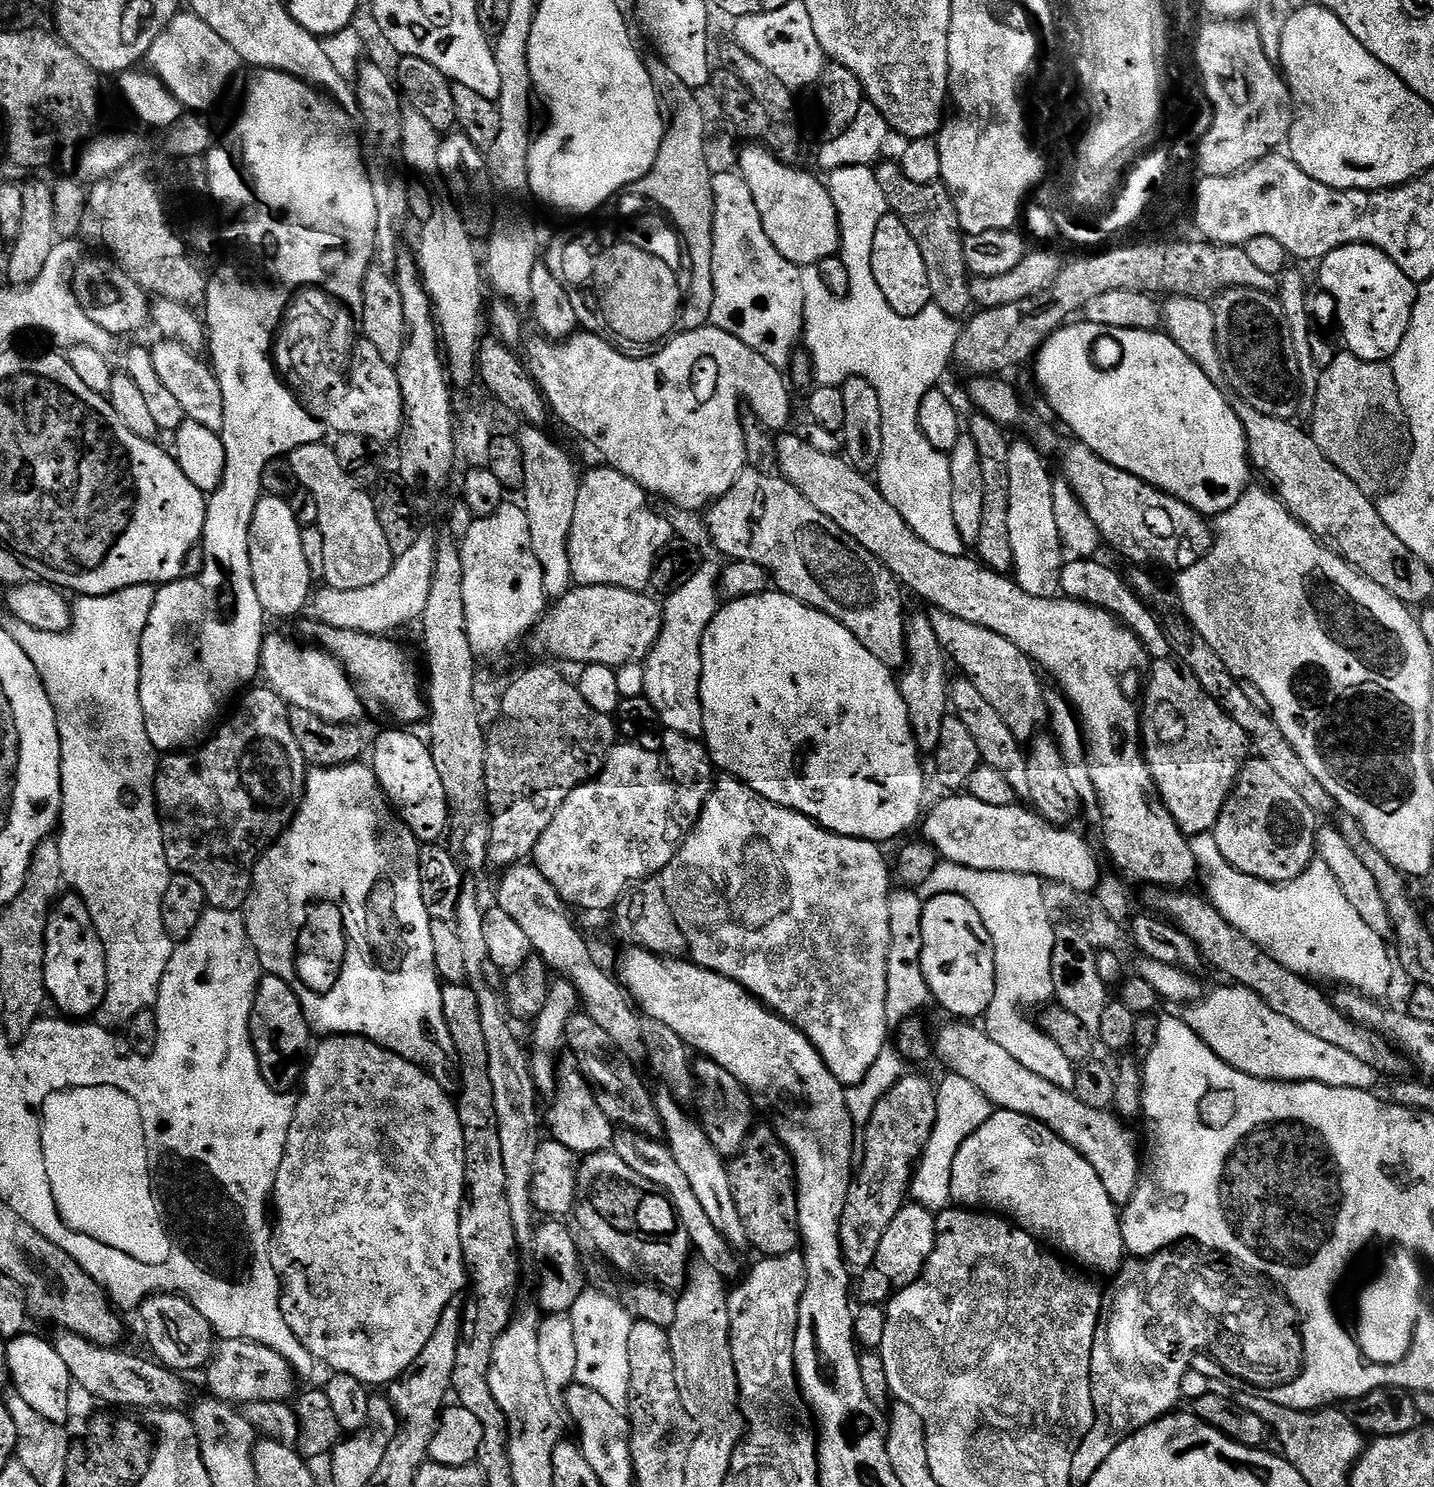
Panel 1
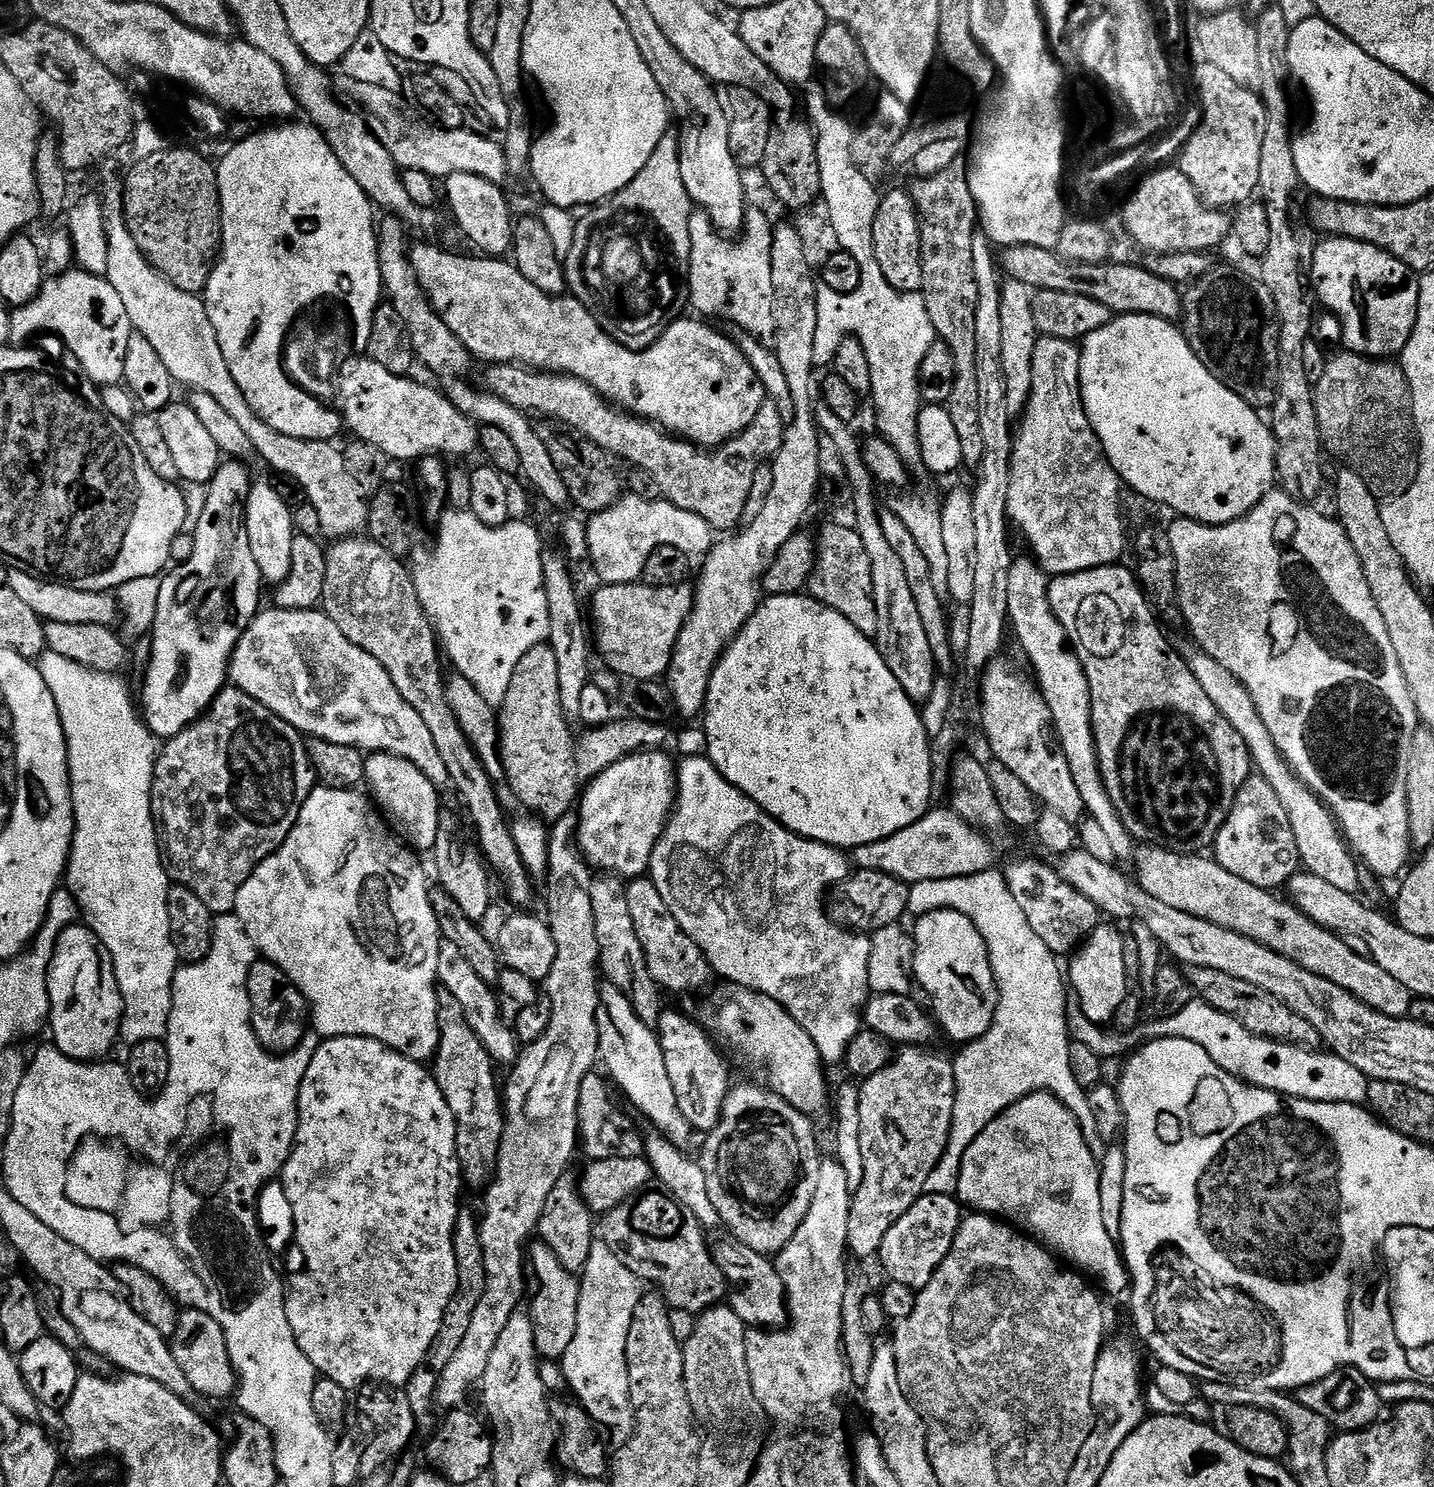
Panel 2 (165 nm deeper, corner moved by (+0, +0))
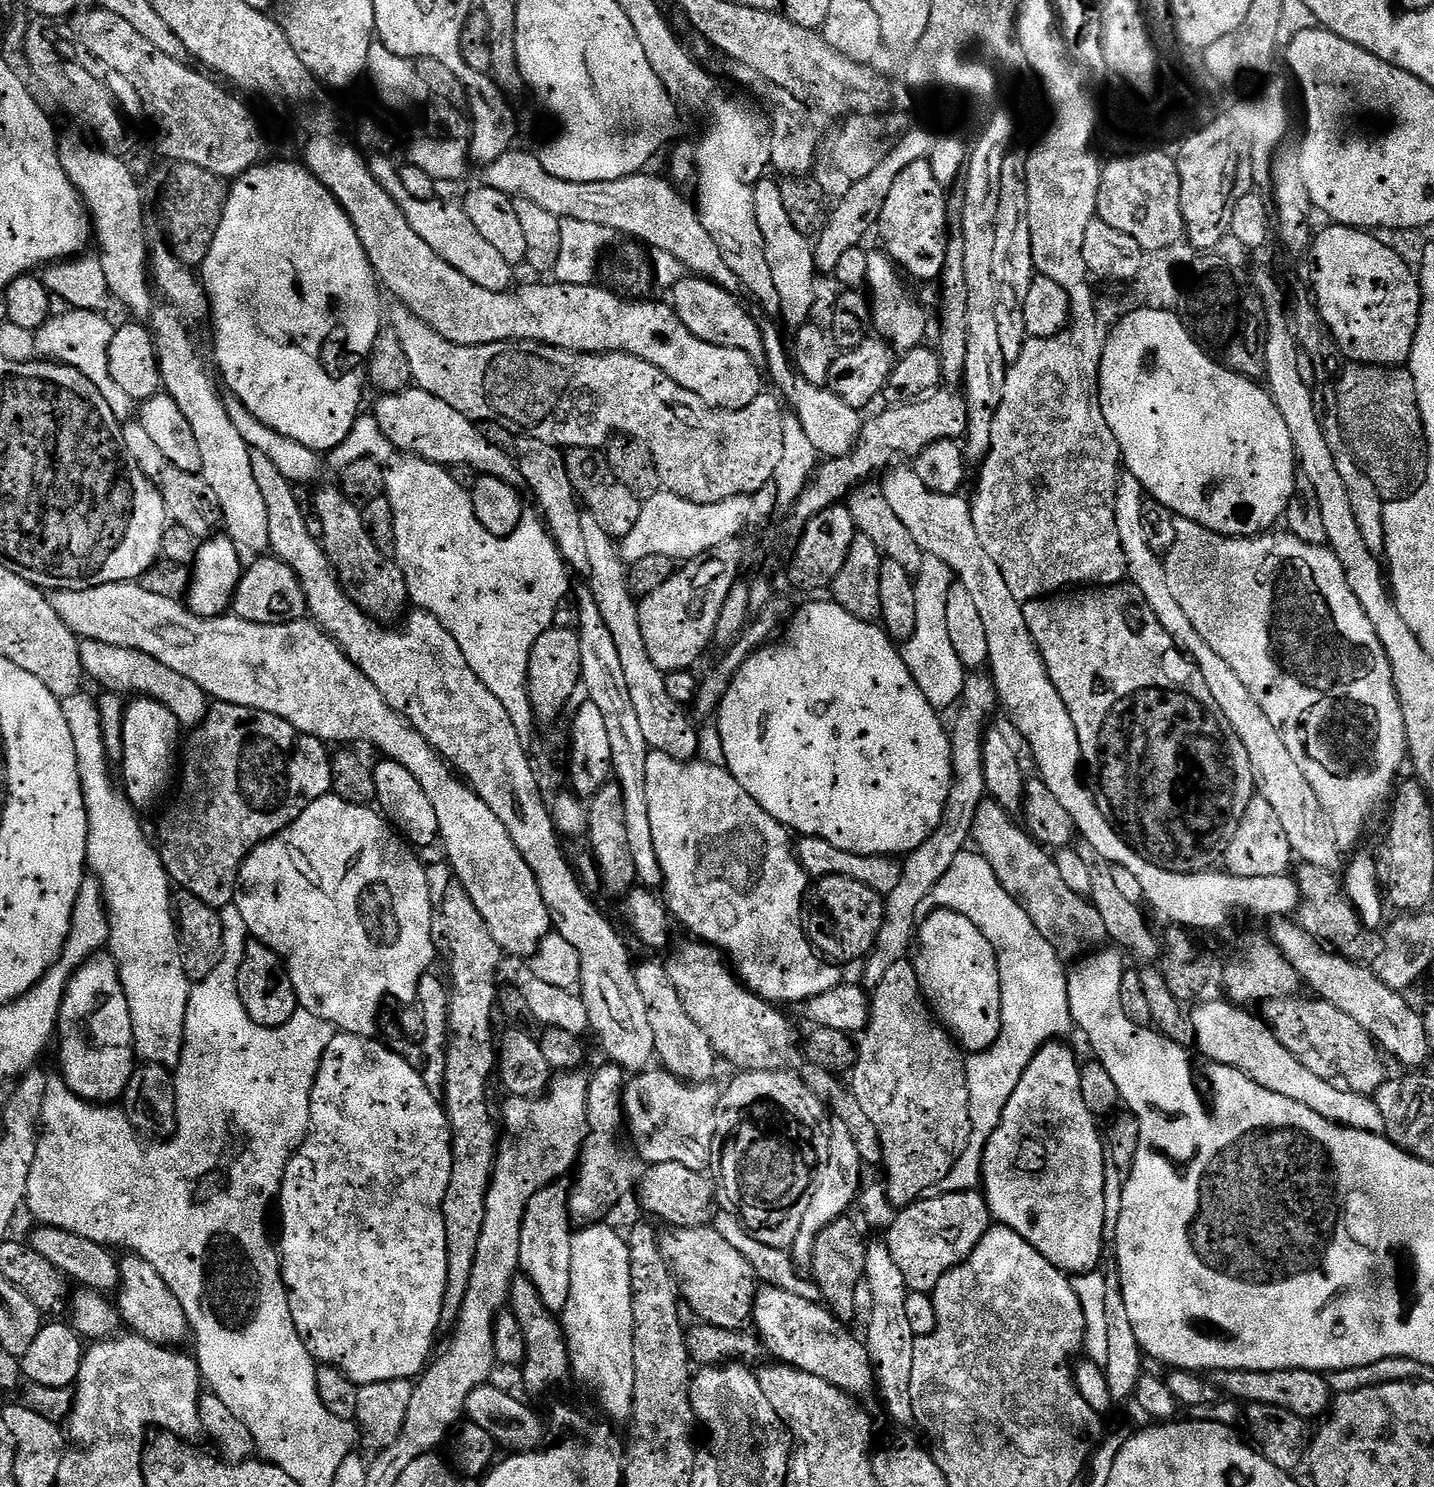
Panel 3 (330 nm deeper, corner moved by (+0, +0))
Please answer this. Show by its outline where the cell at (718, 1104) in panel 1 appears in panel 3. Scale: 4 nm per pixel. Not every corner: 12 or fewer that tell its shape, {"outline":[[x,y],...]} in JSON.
{"outline":[[667,967],[635,969],[656,1056],[690,1084],[711,1081],[718,1057],[686,1014]]}

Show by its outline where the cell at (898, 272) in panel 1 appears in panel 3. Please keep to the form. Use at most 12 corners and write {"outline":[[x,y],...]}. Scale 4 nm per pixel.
{"outline":[[927,159],[898,174],[878,231],[893,265],[939,281],[949,197]]}

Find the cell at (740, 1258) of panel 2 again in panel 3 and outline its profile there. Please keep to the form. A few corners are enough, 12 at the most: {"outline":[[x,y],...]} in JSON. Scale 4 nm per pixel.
{"outline":[[764,1286],[763,1351],[860,1398],[867,1343],[823,1303]]}

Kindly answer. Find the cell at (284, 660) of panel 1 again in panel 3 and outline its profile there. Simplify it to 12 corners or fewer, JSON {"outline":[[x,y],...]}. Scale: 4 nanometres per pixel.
{"outline":[[139,582],[58,588],[80,640],[213,701],[373,744],[434,806],[501,953],[552,923],[494,810],[311,619],[201,618]]}

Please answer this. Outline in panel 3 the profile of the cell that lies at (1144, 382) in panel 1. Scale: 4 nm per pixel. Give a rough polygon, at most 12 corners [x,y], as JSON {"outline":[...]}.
{"outline":[[1175,311],[1100,354],[1126,472],[1220,536],[1281,523],[1298,465],[1267,387]]}

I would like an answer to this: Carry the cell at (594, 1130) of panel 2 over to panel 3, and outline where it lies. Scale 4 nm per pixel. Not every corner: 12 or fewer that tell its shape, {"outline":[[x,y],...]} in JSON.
{"outline":[[663,1067],[624,1086],[626,1136],[645,1165],[714,1160],[715,1083]]}

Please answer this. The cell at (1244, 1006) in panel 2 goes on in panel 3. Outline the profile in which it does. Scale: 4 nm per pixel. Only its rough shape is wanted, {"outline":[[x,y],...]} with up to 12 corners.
{"outline":[[1319,998],[1263,1001],[1261,1019],[1318,1078],[1375,1095],[1372,1036]]}

